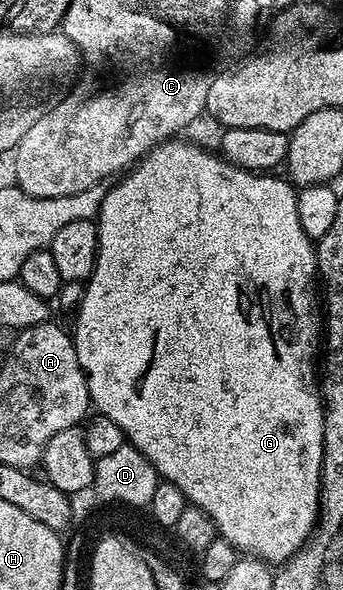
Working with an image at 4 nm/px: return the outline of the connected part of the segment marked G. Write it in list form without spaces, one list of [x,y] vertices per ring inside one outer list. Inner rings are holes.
[[[175,137],[165,143],[158,143],[153,150],[147,152],[138,163],[134,164],[118,180],[119,184],[108,186],[107,196],[99,210],[97,226],[99,228],[99,252],[97,261],[90,279],[86,280],[87,288],[85,297],[81,301],[78,311],[74,312],[75,331],[75,352],[81,369],[87,374],[87,388],[91,394],[91,407],[98,414],[109,417],[117,429],[124,433],[126,442],[146,457],[155,467],[160,480],[175,483],[181,493],[185,493],[188,504],[199,507],[215,523],[216,532],[222,538],[228,539],[234,547],[248,556],[258,557],[268,565],[280,565],[306,543],[315,523],[318,521],[319,513],[319,478],[321,477],[321,457],[323,456],[323,400],[321,398],[321,387],[317,382],[317,363],[315,367],[315,354],[321,351],[321,291],[317,286],[317,247],[307,236],[305,229],[301,229],[301,221],[297,218],[297,191],[286,178],[278,179],[275,173],[260,173],[257,171],[246,171],[243,167],[235,167],[223,158],[222,154],[206,151],[195,143],[186,143],[183,137]]]

